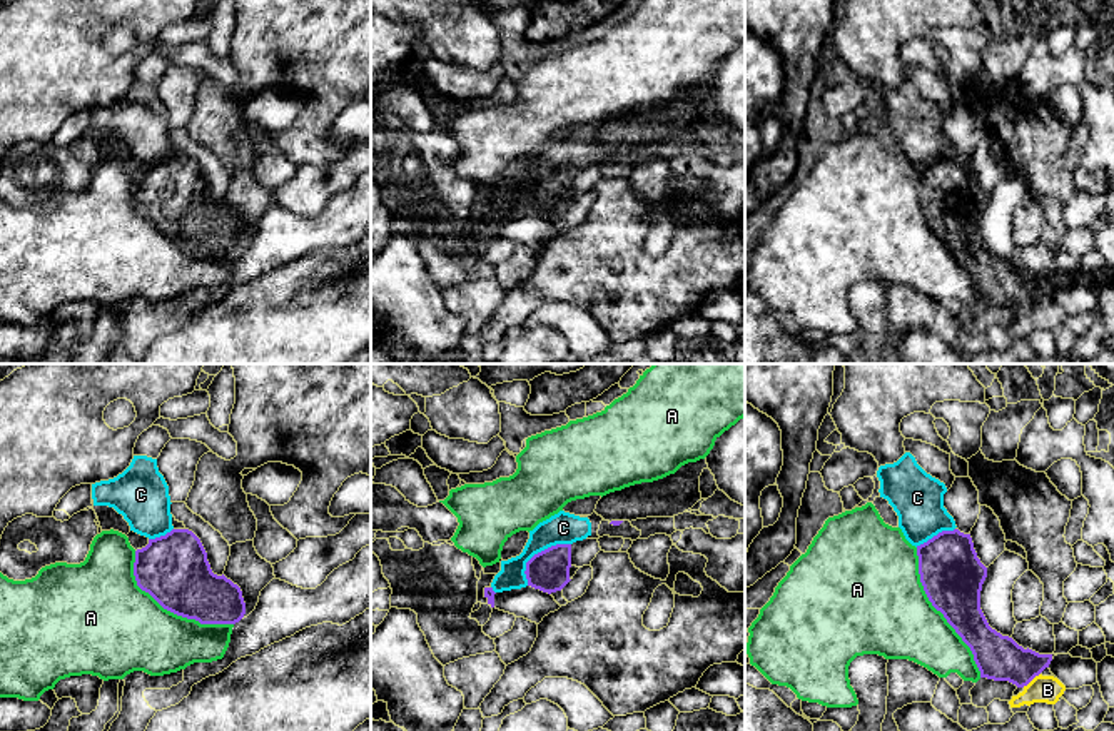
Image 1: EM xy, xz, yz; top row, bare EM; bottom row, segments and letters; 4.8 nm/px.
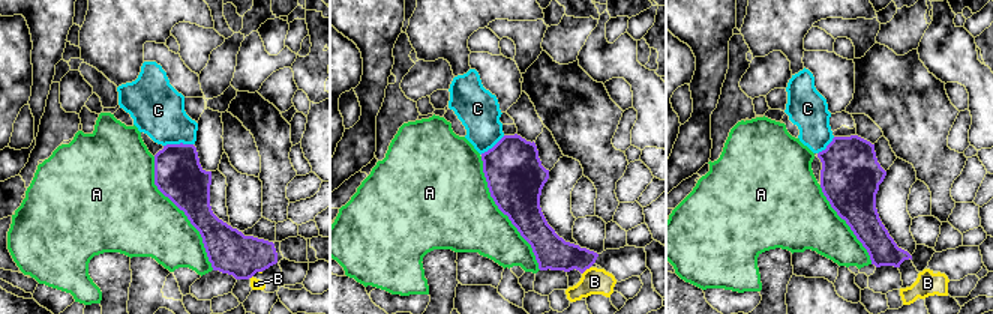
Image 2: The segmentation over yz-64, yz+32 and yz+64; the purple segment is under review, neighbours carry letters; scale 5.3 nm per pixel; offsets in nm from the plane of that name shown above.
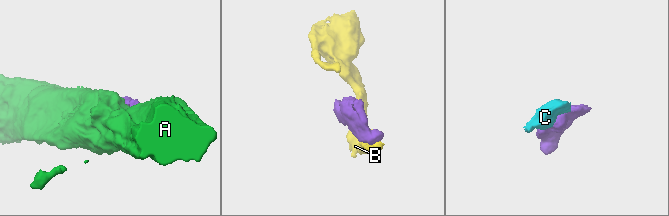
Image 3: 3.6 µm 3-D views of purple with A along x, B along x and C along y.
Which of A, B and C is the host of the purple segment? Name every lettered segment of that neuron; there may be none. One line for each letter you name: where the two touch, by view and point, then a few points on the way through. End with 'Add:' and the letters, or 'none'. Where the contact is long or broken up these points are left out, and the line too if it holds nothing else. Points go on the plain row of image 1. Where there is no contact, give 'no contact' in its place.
Add: none

